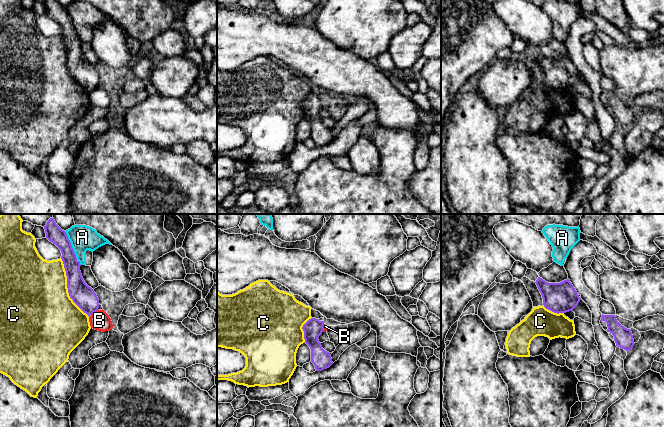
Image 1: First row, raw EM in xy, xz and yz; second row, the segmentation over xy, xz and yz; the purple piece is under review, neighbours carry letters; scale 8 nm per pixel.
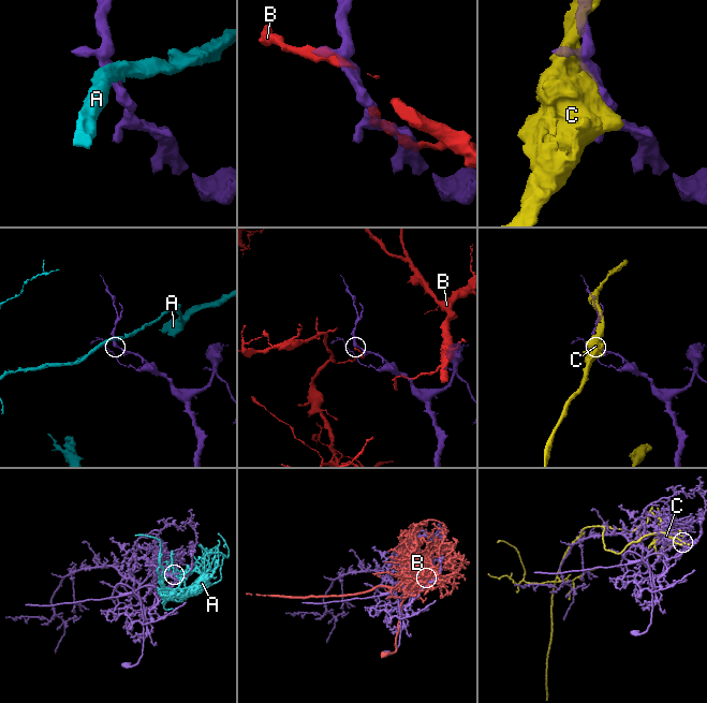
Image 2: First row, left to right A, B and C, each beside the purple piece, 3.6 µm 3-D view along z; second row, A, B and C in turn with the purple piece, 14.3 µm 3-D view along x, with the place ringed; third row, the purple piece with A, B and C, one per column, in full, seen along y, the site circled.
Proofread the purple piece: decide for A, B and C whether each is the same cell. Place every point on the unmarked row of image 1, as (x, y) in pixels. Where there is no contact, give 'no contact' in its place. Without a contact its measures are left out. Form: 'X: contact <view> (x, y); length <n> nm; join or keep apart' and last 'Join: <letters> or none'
A: contact xy (72, 24); length 300 nm; keep apart
B: contact xy (94, 87); length 80 nm; keep apart
C: contact xy (67, 63); length 500 nm; keep apart
Join: none

